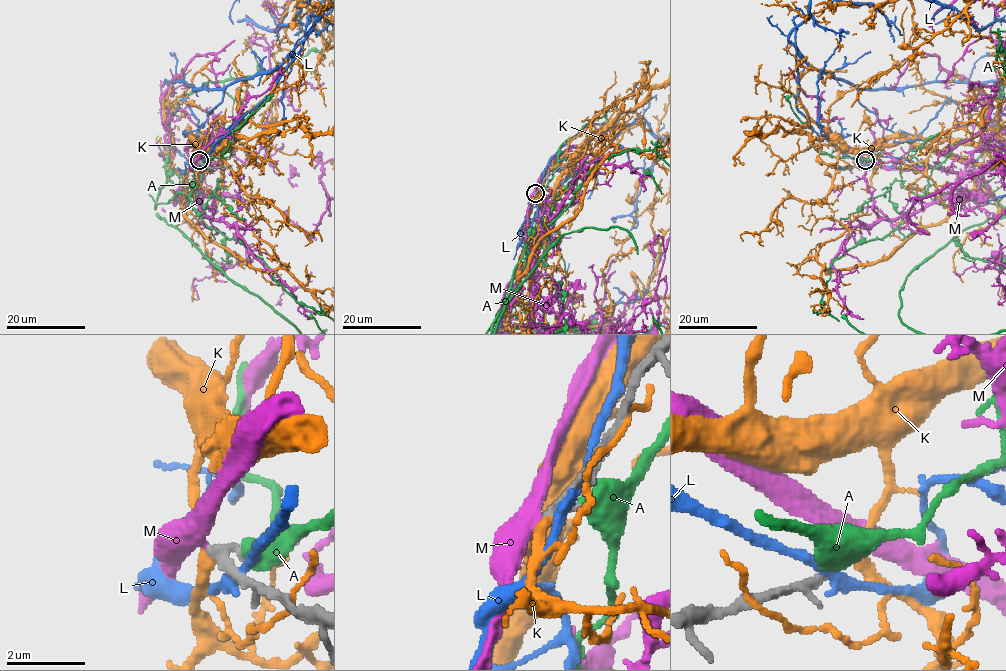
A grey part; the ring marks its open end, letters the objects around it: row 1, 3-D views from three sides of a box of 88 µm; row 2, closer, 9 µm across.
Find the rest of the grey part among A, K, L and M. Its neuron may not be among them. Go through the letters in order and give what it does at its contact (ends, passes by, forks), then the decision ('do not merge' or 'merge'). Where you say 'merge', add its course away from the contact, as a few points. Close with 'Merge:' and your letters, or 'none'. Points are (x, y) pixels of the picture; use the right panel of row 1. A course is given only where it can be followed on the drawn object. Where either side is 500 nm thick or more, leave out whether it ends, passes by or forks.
A: do not merge
K: it passes by; do not merge
L: it passes by; do not merge
M: it passes by; merge
Merge: M

